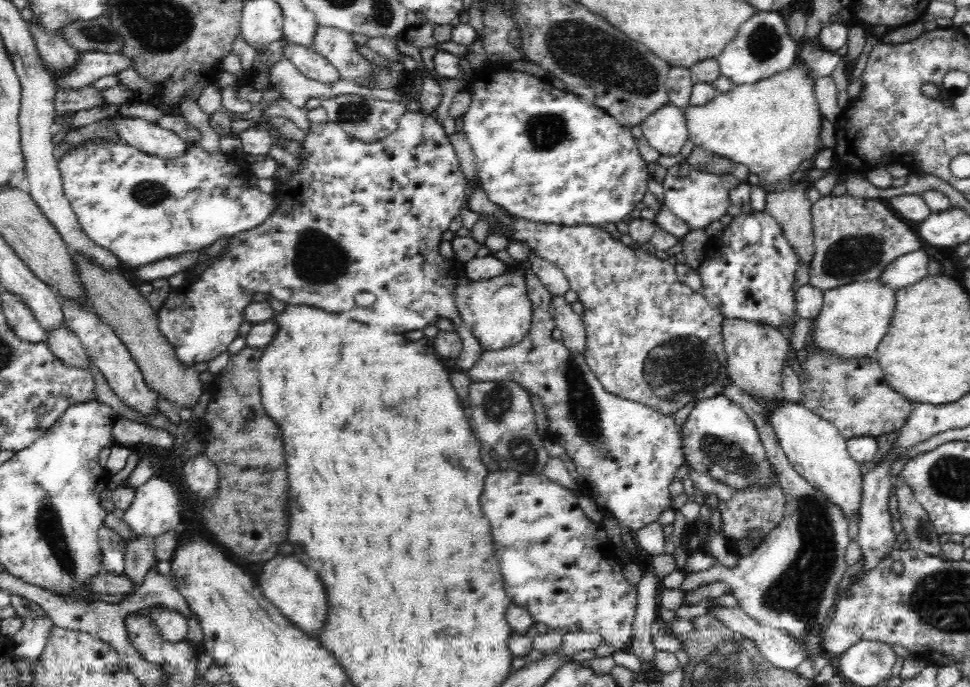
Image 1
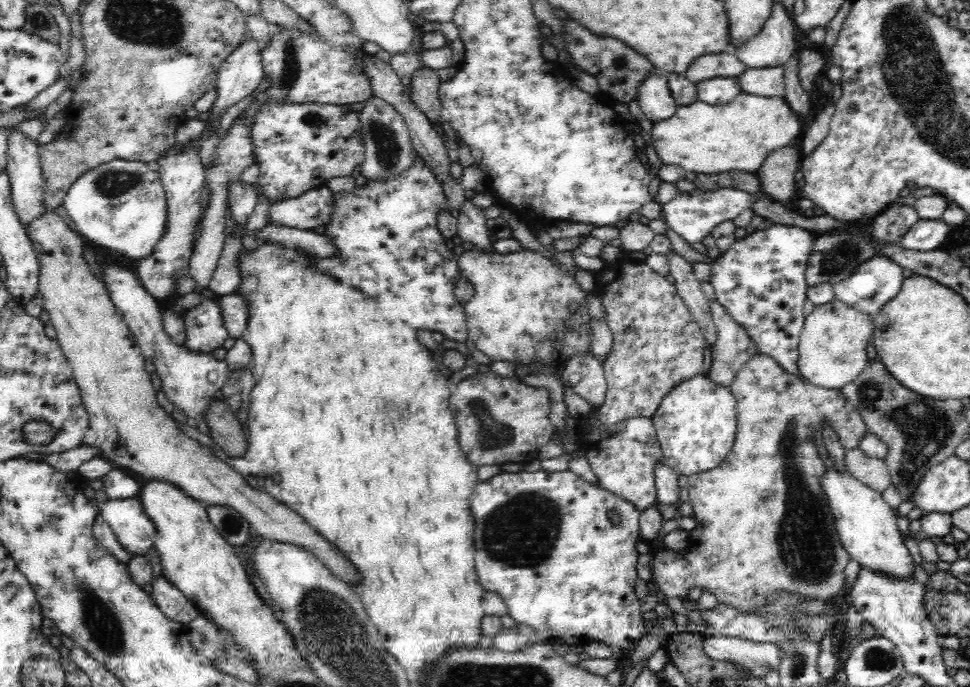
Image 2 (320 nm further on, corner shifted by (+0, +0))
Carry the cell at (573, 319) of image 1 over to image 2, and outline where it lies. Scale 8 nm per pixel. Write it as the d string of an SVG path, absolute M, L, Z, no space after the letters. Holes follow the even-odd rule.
M591 353L572 356L561 374L567 389L572 390L579 402L588 402L599 410L608 392L603 364Z

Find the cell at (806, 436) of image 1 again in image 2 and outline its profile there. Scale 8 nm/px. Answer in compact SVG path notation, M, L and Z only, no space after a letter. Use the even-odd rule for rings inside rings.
M834 467L826 468L820 484L829 502L841 543L850 558L856 560L860 567L886 572L894 579L904 579L905 576L914 578L914 562L897 525L898 513L882 499L881 493L856 480L847 471Z

